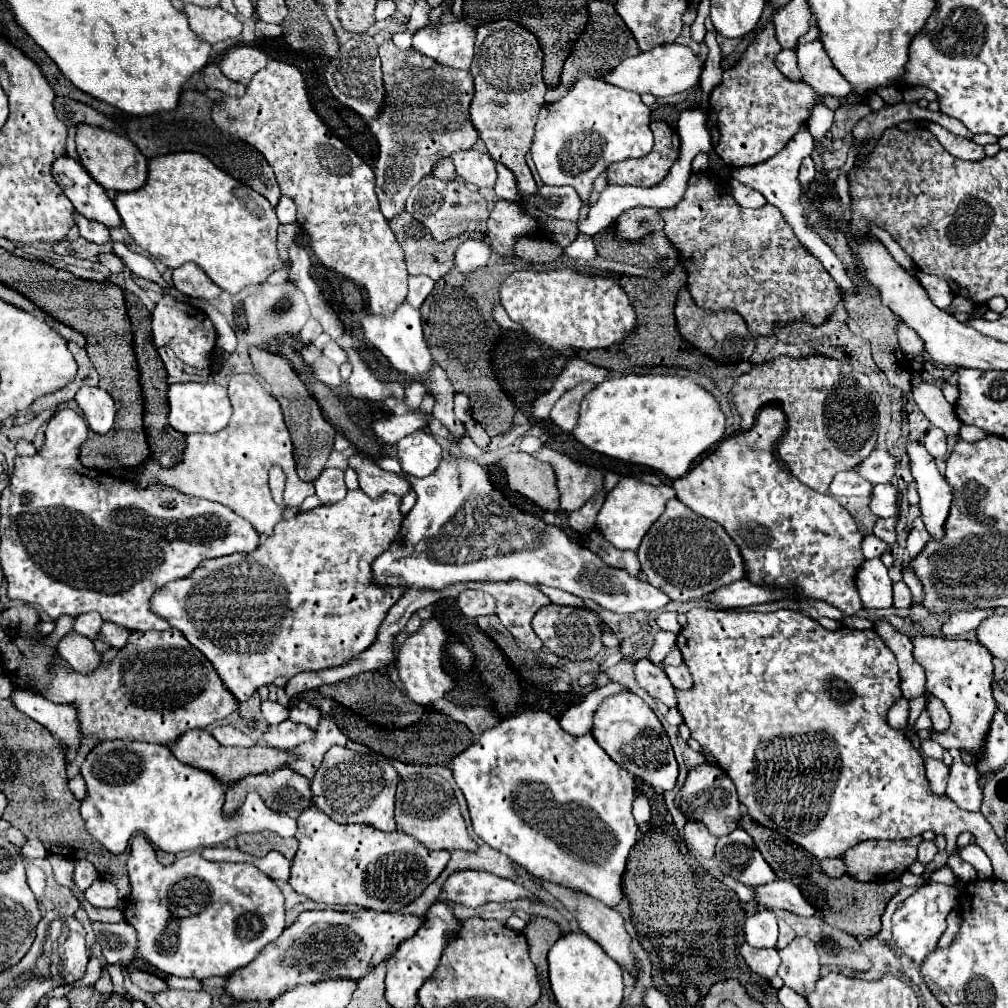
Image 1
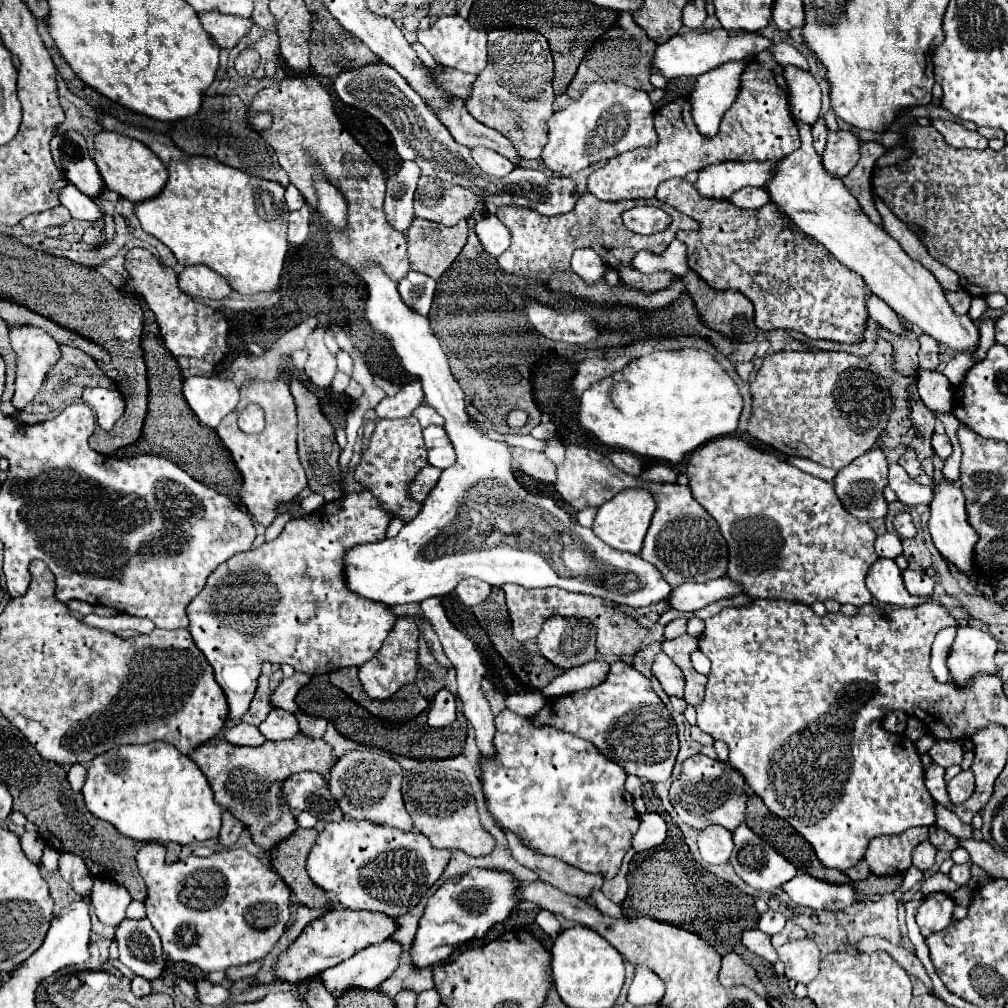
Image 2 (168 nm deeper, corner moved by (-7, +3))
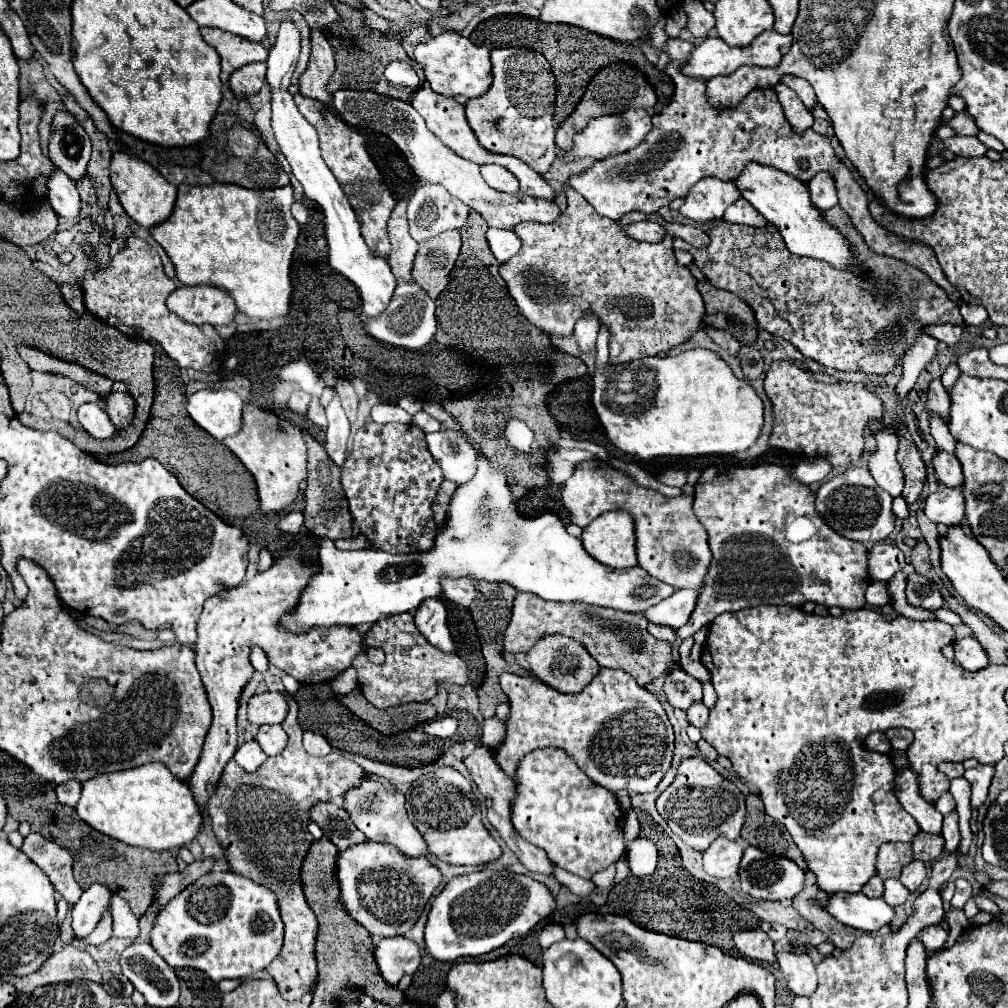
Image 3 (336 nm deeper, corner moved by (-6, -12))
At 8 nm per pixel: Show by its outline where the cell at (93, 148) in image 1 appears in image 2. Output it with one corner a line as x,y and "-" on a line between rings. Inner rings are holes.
99,131
95,135
93,145
95,145
93,159
97,163
97,169
99,169
105,185
107,185
107,189
119,193
121,197
129,199
131,203
151,199
163,189
163,185
167,181
167,167
141,141
129,139
127,135
121,135
121,133
115,133
115,131

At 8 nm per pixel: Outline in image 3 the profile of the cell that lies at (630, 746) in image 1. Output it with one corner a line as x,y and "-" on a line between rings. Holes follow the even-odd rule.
600,668
598,676
594,676
594,680
580,694
560,694
558,690
540,682
538,676
502,674
500,684
510,702
510,716
506,720
506,740
498,744
498,748
494,748
492,752
500,768
510,778
516,778
516,768
522,756
542,746
562,748
578,764
578,768
598,786
608,790
628,790
630,794
652,792
670,768
670,760
674,754
672,724
660,700
646,688
638,686
628,672

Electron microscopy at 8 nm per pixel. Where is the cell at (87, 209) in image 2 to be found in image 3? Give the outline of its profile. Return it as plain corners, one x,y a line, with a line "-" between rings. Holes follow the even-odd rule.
54,168
50,180
46,182
46,188
48,188
48,200
58,216
74,218
80,214
80,196
76,184
60,168

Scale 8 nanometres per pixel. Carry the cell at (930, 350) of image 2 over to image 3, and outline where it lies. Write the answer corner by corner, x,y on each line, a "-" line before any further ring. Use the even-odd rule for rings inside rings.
932,380
928,388
928,402
926,408
930,414
940,416
942,420
948,420
948,408
950,408
950,396
944,390
940,380

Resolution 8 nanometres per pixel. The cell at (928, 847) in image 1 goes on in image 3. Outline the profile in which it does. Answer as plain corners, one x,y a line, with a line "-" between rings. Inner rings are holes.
912,860
910,864
906,864
906,868
902,868
902,874
900,874
900,882
908,888
908,890
916,890
926,878
926,868
924,868
924,862
920,860

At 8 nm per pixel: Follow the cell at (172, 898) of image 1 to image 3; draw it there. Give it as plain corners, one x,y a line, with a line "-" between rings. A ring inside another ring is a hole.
208,872
182,890
162,912
156,916
154,930
150,934
154,950
172,968
198,968
206,972
214,982
224,978
248,978
262,972
280,952
284,936
284,924
280,920
274,892
244,876
232,872

